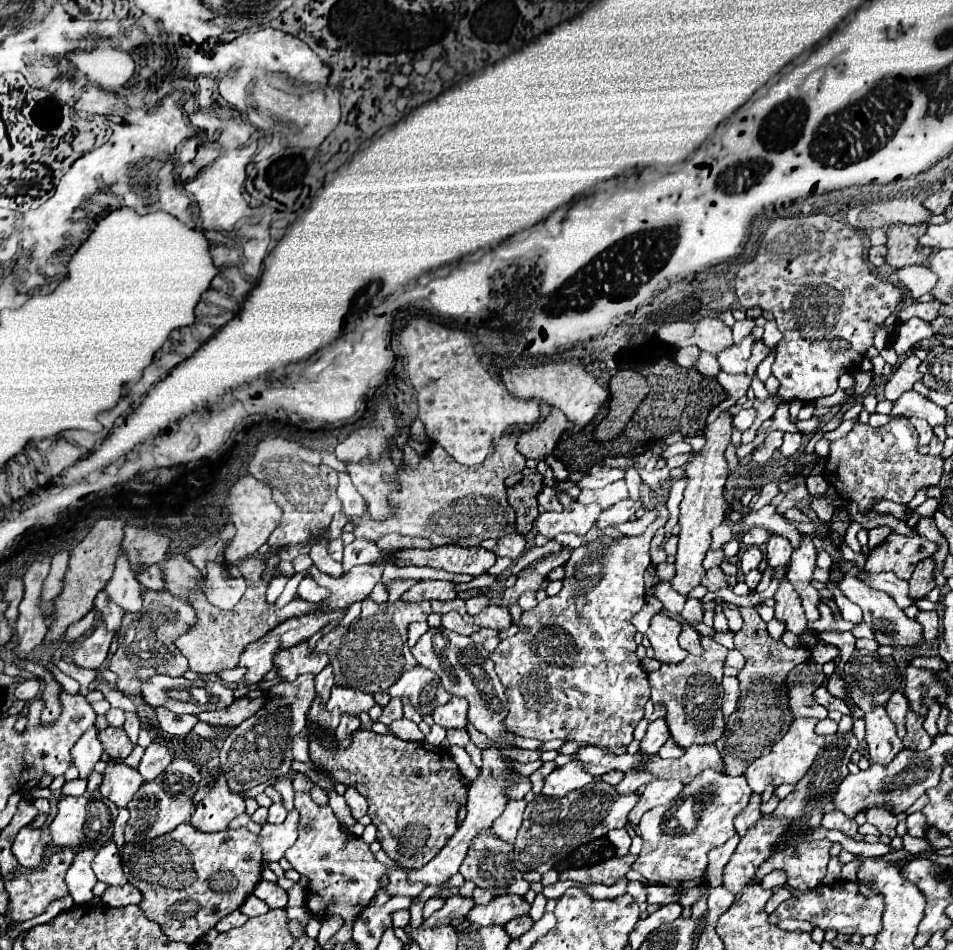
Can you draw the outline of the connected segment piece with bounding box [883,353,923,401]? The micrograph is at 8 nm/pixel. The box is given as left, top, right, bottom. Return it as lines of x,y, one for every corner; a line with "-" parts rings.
911,353
909,357
905,357
901,361
901,365
895,369
895,373
889,377
889,381
885,383
885,399
889,401
897,401
905,391
913,389
915,381
919,381
923,377
923,373
919,371
921,361

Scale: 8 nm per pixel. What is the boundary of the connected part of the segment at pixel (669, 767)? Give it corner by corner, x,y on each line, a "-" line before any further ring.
691,745
679,759
661,759
653,755
645,761
645,769
657,779
679,779
685,785
703,769
721,771
721,757
713,745

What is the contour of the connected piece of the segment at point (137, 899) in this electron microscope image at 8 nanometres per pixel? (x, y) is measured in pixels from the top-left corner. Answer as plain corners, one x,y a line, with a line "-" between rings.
123,885
123,887
107,887
103,897
103,905
107,907
125,907
125,905
139,905
141,903
141,893
133,885

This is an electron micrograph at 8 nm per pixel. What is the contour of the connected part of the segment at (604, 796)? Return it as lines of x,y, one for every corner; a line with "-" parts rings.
597,779
589,783
585,789
577,789
567,793
565,797
545,797
539,795
533,803
527,803
523,825
517,833
514,843
514,864
521,872
537,871
545,873
553,869
553,865
563,859
563,855
571,853
579,845
585,845
593,839
605,837
611,829
621,829
627,823
629,811
637,805
639,793
621,795
609,783

